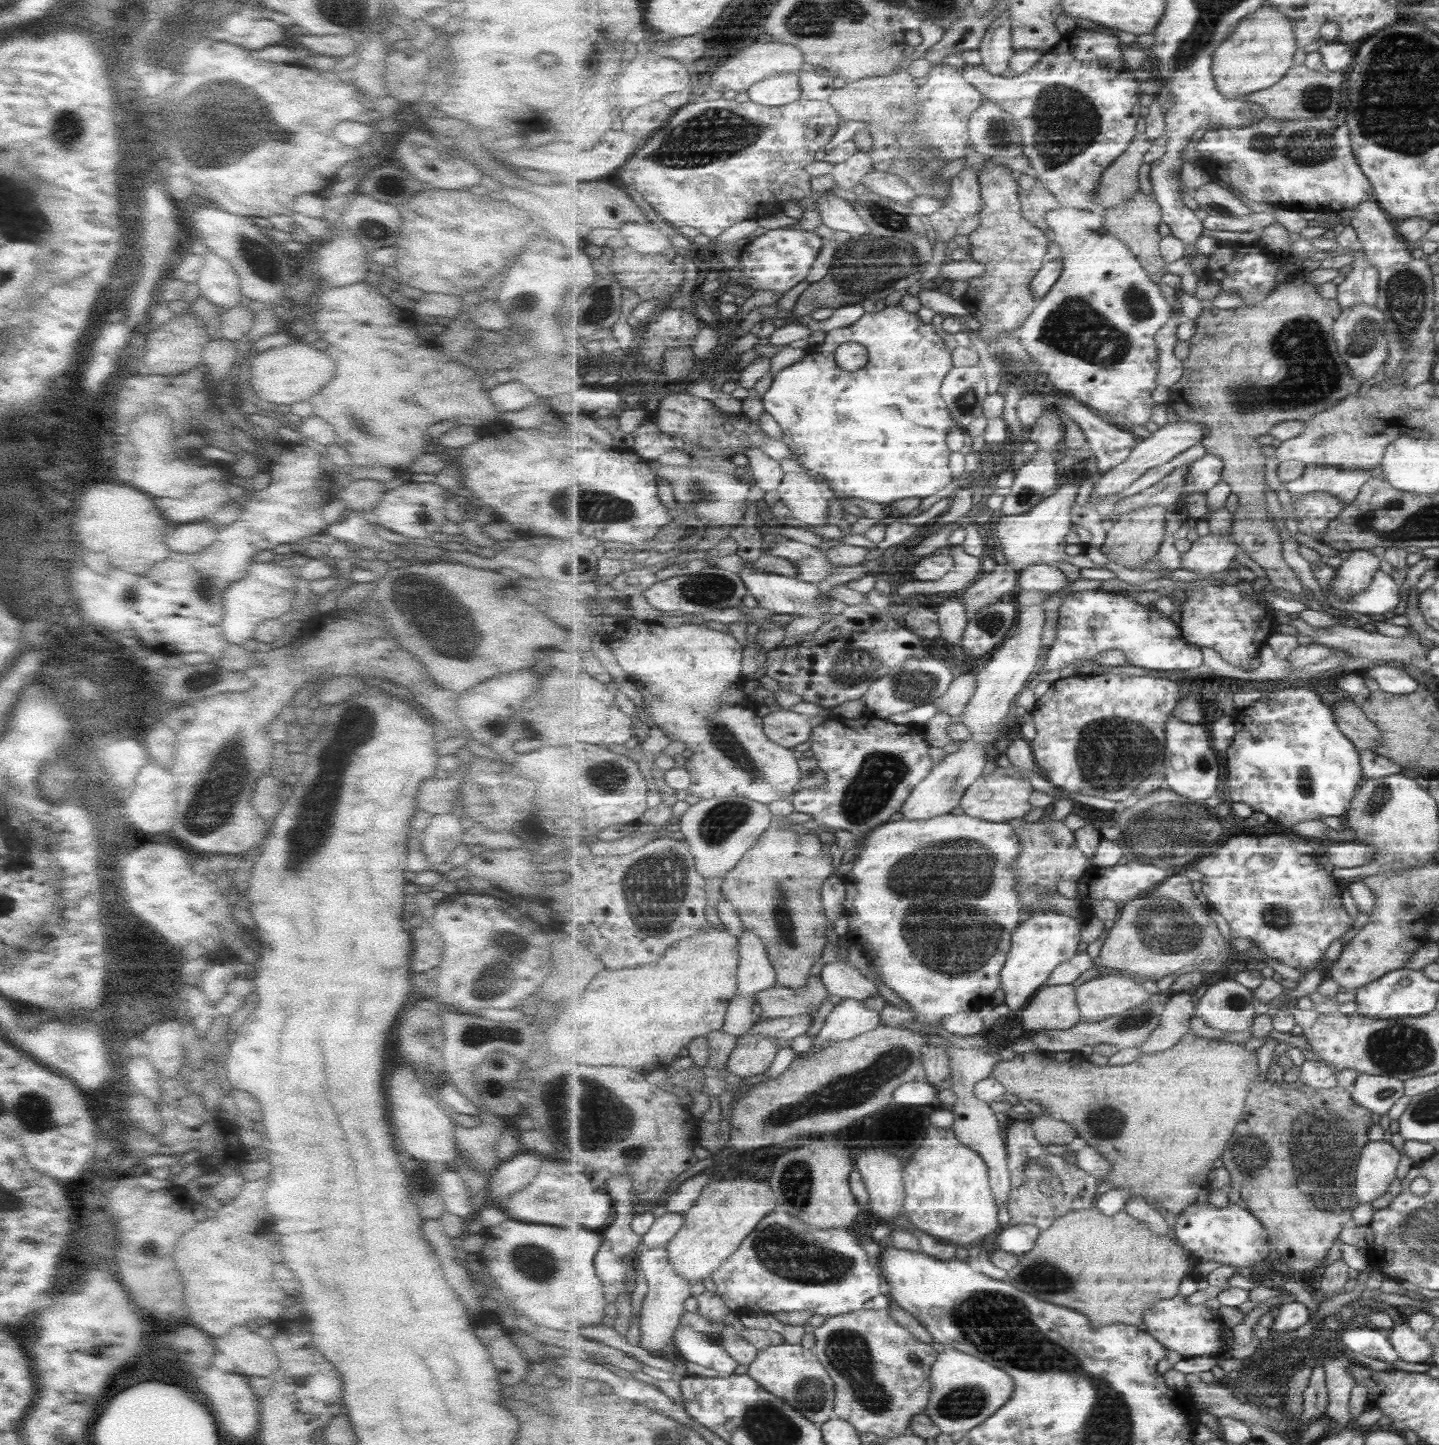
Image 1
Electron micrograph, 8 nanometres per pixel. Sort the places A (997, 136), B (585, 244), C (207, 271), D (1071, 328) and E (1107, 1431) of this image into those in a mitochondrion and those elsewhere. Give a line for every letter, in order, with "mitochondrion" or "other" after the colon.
A: mitochondrion
B: other
C: other
D: mitochondrion
E: mitochondrion

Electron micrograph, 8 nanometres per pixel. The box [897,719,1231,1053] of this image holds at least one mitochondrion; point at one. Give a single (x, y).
(1173, 826)

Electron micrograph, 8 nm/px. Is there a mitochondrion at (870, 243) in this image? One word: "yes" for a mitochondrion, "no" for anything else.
yes

